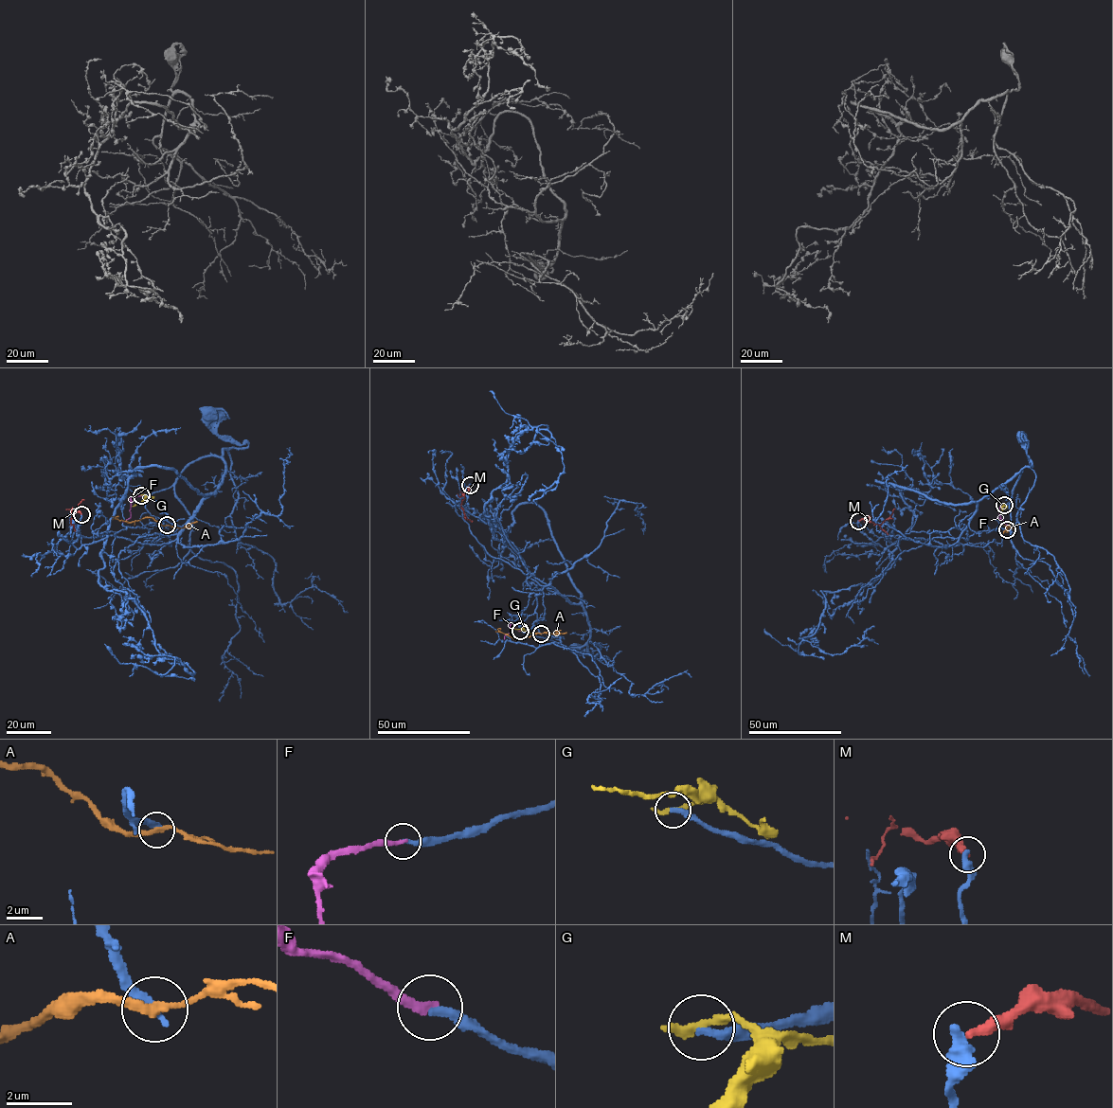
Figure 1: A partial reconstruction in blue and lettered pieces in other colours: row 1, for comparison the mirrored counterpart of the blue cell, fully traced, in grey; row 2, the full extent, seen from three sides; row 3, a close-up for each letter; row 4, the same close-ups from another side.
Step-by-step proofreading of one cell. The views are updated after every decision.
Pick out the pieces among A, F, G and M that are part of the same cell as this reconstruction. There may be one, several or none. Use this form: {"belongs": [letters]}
{"belongs": ["F"]}

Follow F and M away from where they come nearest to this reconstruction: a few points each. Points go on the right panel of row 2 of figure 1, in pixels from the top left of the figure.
F: (1004, 506), (999, 509), (1000, 517), (1013, 527)
M: (858, 521), (868, 519), (879, 525), (893, 509)

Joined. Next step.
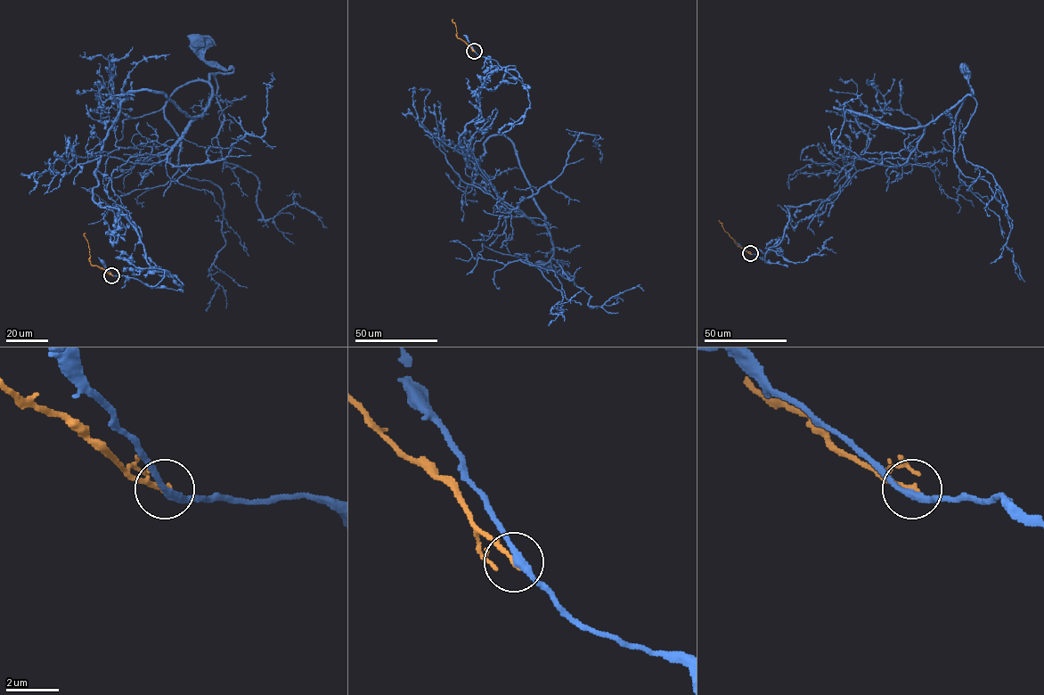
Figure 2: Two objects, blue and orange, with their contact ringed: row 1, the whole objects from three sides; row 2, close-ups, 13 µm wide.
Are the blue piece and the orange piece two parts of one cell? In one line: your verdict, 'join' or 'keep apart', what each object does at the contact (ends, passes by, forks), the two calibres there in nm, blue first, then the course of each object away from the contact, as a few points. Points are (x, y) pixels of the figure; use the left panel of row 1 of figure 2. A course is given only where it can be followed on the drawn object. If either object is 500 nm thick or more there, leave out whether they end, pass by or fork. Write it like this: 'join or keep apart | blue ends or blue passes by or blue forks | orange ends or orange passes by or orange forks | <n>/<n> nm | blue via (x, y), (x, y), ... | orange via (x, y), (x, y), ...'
keep apart | blue passes by | orange passes by | 280/170 nm | blue via (112, 275), (163, 276), (106, 188), (135, 154), (166, 154), (209, 75), (232, 71), (195, 42) | orange via (112, 275), (90, 264), (85, 233)

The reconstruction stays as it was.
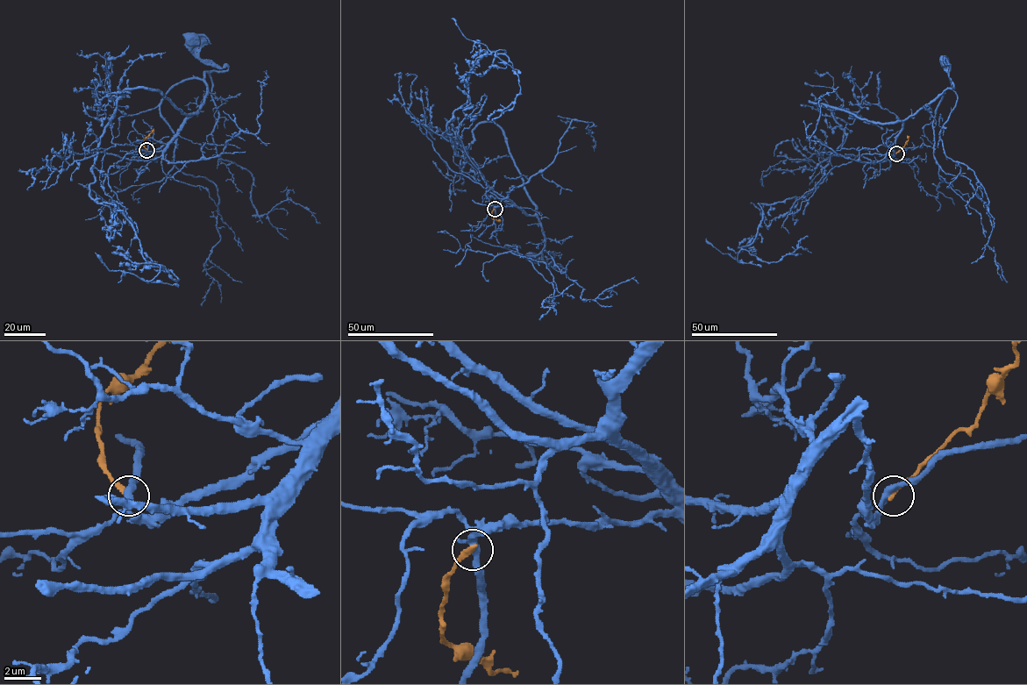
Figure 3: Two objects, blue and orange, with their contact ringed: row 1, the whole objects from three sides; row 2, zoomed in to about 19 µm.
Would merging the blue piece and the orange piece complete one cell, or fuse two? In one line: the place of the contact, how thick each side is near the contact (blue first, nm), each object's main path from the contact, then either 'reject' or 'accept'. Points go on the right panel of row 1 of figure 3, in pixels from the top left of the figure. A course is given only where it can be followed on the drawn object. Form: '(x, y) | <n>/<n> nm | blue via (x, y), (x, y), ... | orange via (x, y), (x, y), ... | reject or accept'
(896, 153) | 380/280 nm | blue via (896, 153), (893, 143), (902, 123), (948, 89), (954, 87), (946, 62) | orange via (896, 153), (908, 140), (907, 135) | reject

